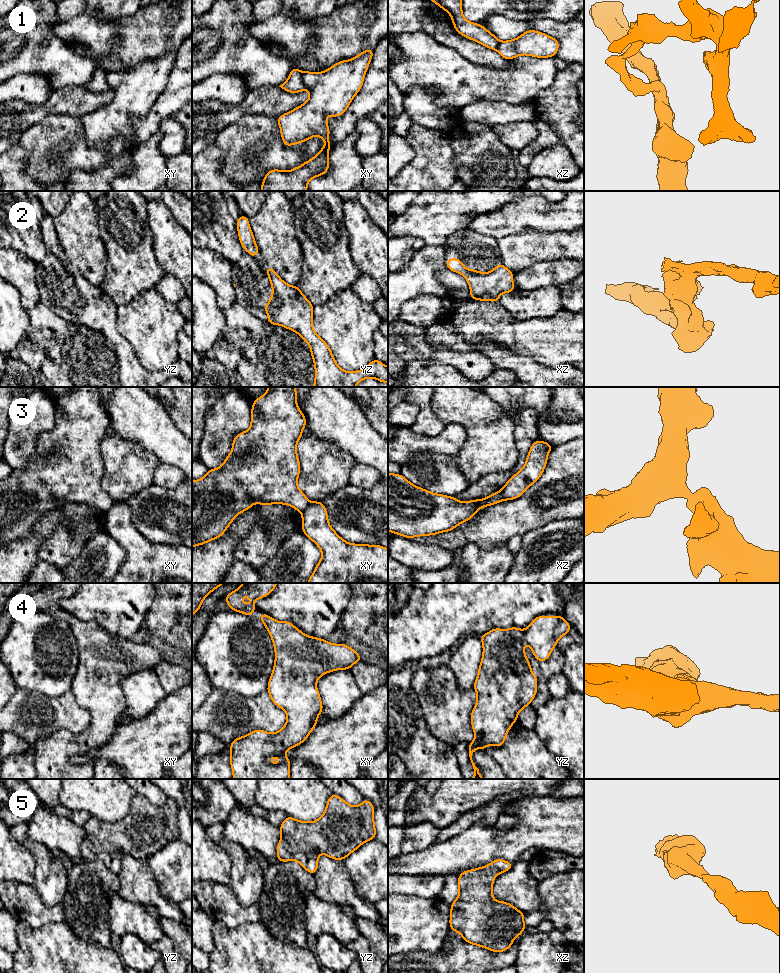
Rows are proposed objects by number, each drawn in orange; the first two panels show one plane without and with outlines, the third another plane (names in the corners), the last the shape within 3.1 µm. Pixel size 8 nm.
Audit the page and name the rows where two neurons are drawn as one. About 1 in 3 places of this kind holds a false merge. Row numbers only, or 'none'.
1, 3

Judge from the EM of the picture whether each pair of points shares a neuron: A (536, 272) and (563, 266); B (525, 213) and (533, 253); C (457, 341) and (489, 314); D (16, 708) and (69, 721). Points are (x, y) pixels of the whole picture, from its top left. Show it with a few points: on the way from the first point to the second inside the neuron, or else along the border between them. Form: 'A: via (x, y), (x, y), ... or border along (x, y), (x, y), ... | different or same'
A: via (543, 272), (556, 270) | same
B: border along (553, 232), (527, 231), (506, 236) | different
C: border along (446, 319), (466, 340), (485, 337) | different
D: via (29, 714), (56, 714) | same

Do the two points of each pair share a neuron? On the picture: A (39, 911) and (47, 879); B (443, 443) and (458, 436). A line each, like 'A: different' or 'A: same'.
A: different
B: same

